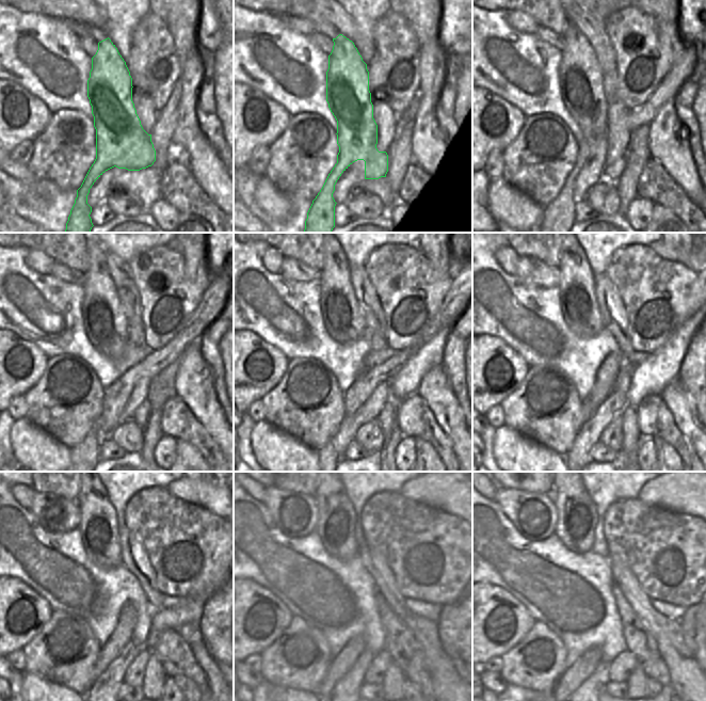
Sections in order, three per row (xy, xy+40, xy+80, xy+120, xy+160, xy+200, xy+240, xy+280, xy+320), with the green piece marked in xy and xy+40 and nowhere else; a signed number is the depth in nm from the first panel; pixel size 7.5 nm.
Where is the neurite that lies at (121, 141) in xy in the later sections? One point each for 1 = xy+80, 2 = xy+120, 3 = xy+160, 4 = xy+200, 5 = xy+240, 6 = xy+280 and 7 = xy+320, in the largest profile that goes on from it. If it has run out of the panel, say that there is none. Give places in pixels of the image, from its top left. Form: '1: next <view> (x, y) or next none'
1: next xy+80 (581, 79)
2: next xy+120 (106, 325)
3: next xy+160 (343, 320)
4: next xy+200 (579, 307)
5: next xy+240 (98, 525)
6: next xy+280 (335, 527)
7: next xy+320 (575, 527)

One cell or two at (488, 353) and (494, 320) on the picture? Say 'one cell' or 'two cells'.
two cells

